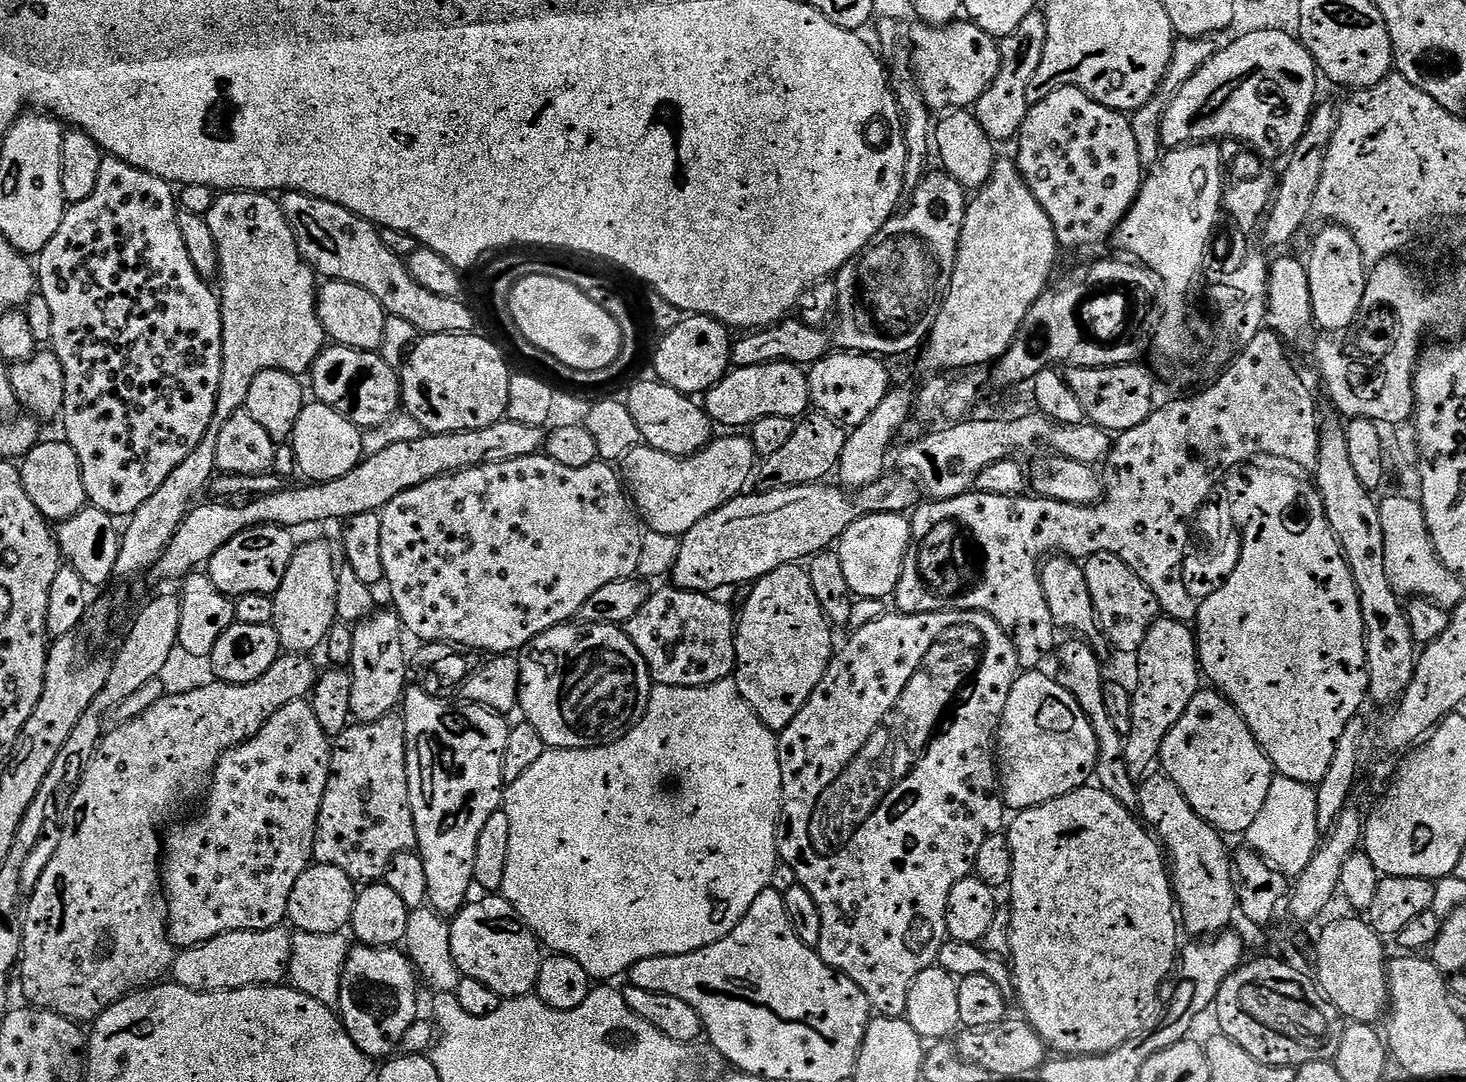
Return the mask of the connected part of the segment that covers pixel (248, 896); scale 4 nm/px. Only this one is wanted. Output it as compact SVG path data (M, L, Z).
M307 699L295 700L282 706L282 710L278 710L278 714L274 714L274 718L270 718L254 738L250 738L245 744L240 744L221 756L216 764L216 771L210 777L212 789L208 792L208 805L205 806L200 820L192 820L189 824L174 829L169 836L167 833L162 844L162 896L166 901L168 913L168 939L177 949L183 950L193 948L196 944L205 944L210 938L218 938L227 932L270 930L281 927L285 923L294 882L298 882L298 878L302 878L304 871L313 863L312 847L316 833L316 819L322 806L331 761L330 738L324 733L322 726L318 726L318 718L314 718L314 710Z

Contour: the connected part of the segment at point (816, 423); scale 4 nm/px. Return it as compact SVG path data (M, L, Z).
M813 411L811 414L805 415L799 421L794 430L794 434L790 434L786 446L782 446L782 450L763 457L758 464L758 476L760 472L760 488L774 489L782 487L800 487L803 484L818 484L827 481L828 475L835 473L840 466L842 458L842 446L846 446L848 441L848 432L843 424L832 420L829 416L825 416L823 412Z

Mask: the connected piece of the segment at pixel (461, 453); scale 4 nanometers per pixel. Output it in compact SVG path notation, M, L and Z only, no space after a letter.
M505 418L482 430L423 434L412 442L386 446L386 450L378 454L365 455L360 464L350 470L350 474L342 474L342 478L334 478L330 482L308 482L303 485L305 488L285 486L280 492L258 496L247 502L197 503L182 526L178 526L162 558L158 558L153 566L151 579L183 581L191 572L203 569L214 554L230 542L230 538L238 538L238 534L248 528L276 524L279 528L297 530L307 524L324 524L327 520L352 522L358 514L380 512L391 500L398 498L398 494L414 486L422 486L422 482L430 482L464 468L477 468L480 464L501 464L507 460L535 456L543 449L545 439L543 427Z

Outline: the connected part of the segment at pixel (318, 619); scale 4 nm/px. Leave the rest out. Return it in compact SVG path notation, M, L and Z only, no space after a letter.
M301 543L296 549L294 558L290 558L290 570L286 570L286 578L282 578L282 586L278 586L278 590L272 596L274 602L274 618L271 625L276 629L278 638L280 639L281 649L288 654L312 654L315 648L319 649L323 645L324 640L328 637L328 632L333 624L337 623L338 617L336 614L336 599L338 598L338 582L336 574L338 571L338 563L336 564L336 556L332 553L332 548L328 544L304 544Z

